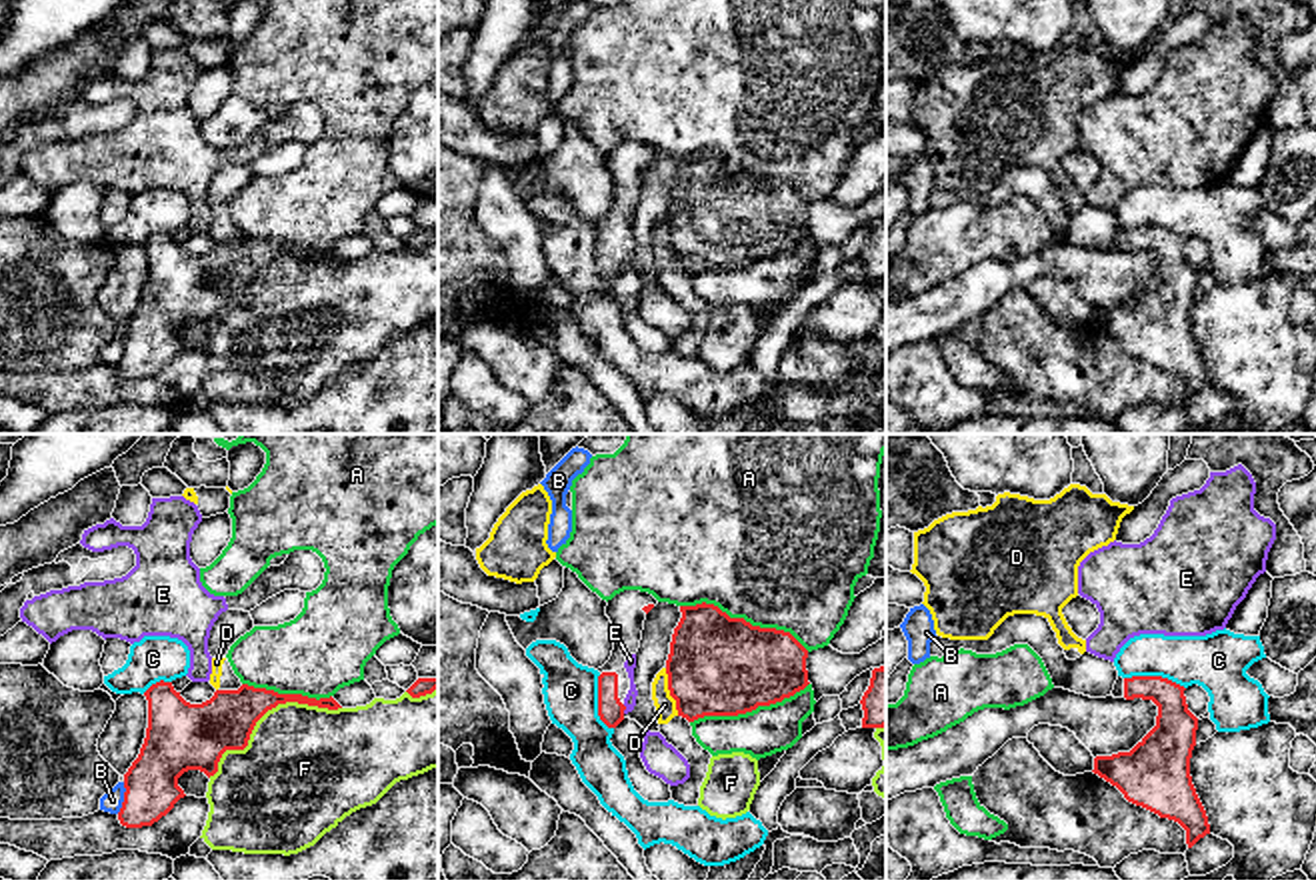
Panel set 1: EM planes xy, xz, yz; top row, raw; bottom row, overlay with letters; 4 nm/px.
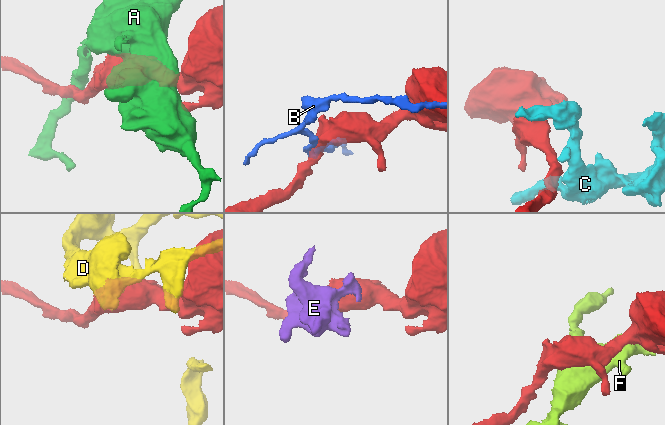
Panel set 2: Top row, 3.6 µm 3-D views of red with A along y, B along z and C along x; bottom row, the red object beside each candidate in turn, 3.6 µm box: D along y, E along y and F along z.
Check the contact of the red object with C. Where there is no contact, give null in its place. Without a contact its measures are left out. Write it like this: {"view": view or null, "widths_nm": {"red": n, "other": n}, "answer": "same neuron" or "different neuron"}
{"view": "yz", "widths_nm": {"red": 180, "other": 220}, "answer": "different neuron"}

